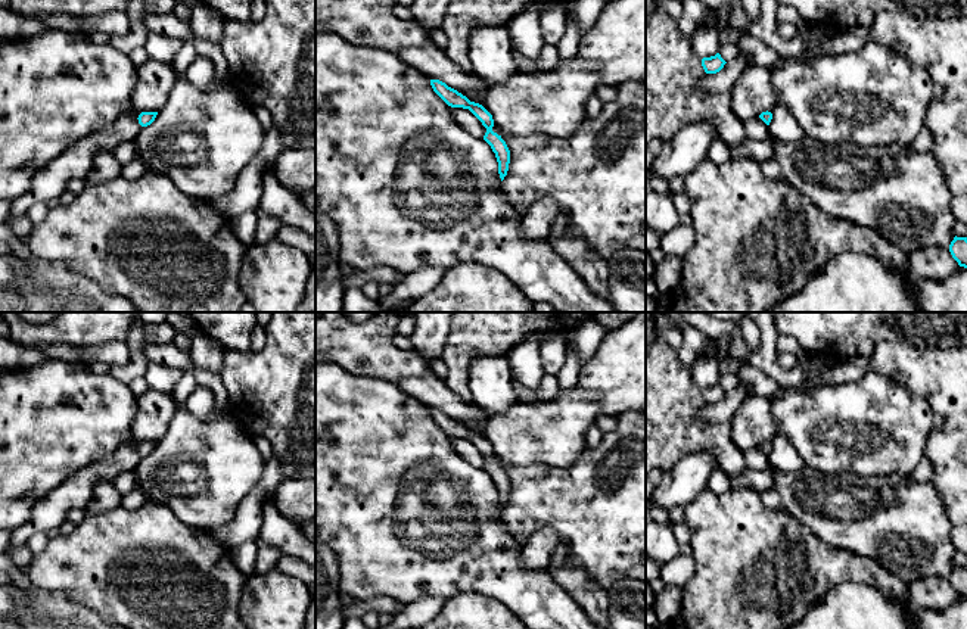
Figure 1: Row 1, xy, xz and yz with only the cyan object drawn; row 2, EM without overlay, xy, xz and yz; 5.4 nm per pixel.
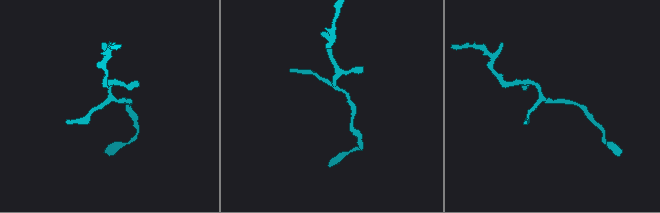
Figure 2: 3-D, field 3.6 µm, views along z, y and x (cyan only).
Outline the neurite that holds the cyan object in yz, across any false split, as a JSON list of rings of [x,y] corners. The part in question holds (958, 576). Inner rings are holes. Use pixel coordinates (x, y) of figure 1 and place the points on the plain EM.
[[[954,567],[949,582],[960,597],[967,598],[967,567]]]

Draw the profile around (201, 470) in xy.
[[[178,405],[165,436],[158,442],[152,454],[142,457],[137,464],[134,470],[136,489],[142,491],[149,501],[168,505],[183,523],[211,532],[233,519],[239,504],[258,485],[264,465],[265,463],[254,439],[236,423],[228,411],[215,421],[208,423],[195,418],[184,405]]]

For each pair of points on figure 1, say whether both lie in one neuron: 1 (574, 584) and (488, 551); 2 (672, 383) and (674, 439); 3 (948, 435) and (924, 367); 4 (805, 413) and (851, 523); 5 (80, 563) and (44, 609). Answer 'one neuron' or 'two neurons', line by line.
1: two neurons
2: one neuron
3: one neuron
4: two neurons
5: two neurons

